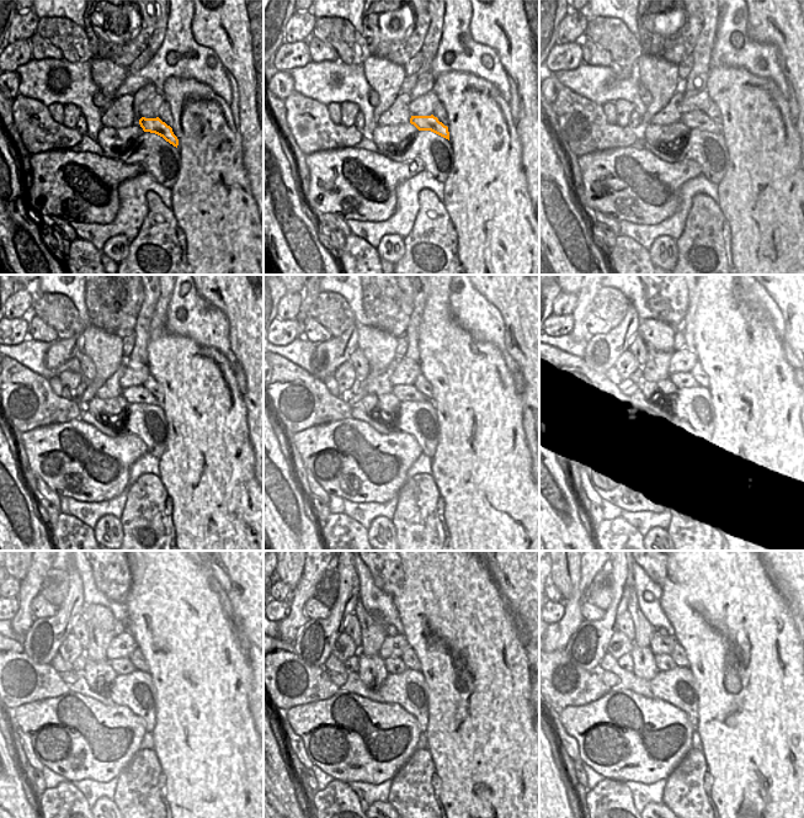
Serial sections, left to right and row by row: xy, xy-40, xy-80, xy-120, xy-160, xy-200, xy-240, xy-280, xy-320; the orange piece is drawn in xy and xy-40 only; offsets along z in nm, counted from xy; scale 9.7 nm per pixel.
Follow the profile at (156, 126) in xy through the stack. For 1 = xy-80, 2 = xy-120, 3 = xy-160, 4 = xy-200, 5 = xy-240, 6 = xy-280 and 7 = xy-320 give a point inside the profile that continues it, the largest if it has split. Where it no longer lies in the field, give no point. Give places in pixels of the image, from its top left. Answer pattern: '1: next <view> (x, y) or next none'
1: next xy-80 (698, 120)
2: next xy-120 (132, 394)
3: next xy-160 (404, 392)
4: next xy-200 (666, 387)
5: next xy-240 (122, 665)
6: next xy-280 (394, 665)
7: next xy-320 (664, 662)

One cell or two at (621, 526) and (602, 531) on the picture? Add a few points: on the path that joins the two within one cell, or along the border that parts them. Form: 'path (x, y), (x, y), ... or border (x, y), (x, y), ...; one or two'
path (616, 531), (607, 531); one

